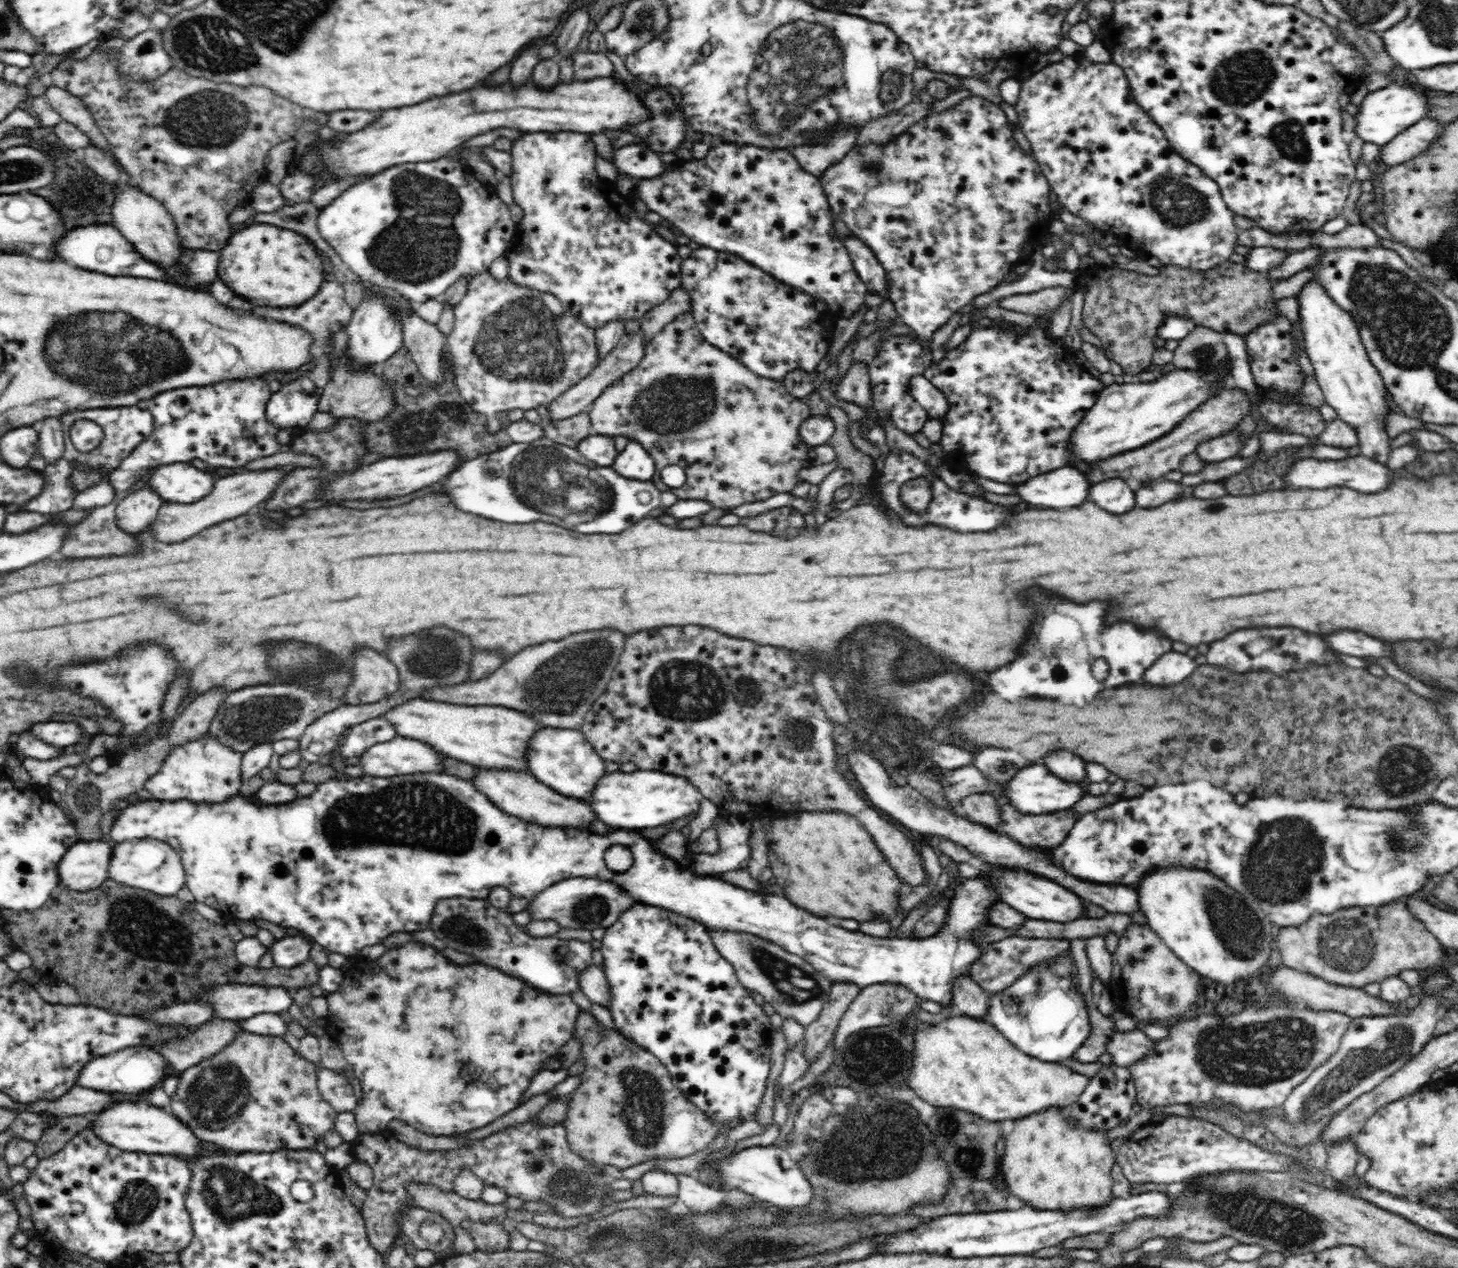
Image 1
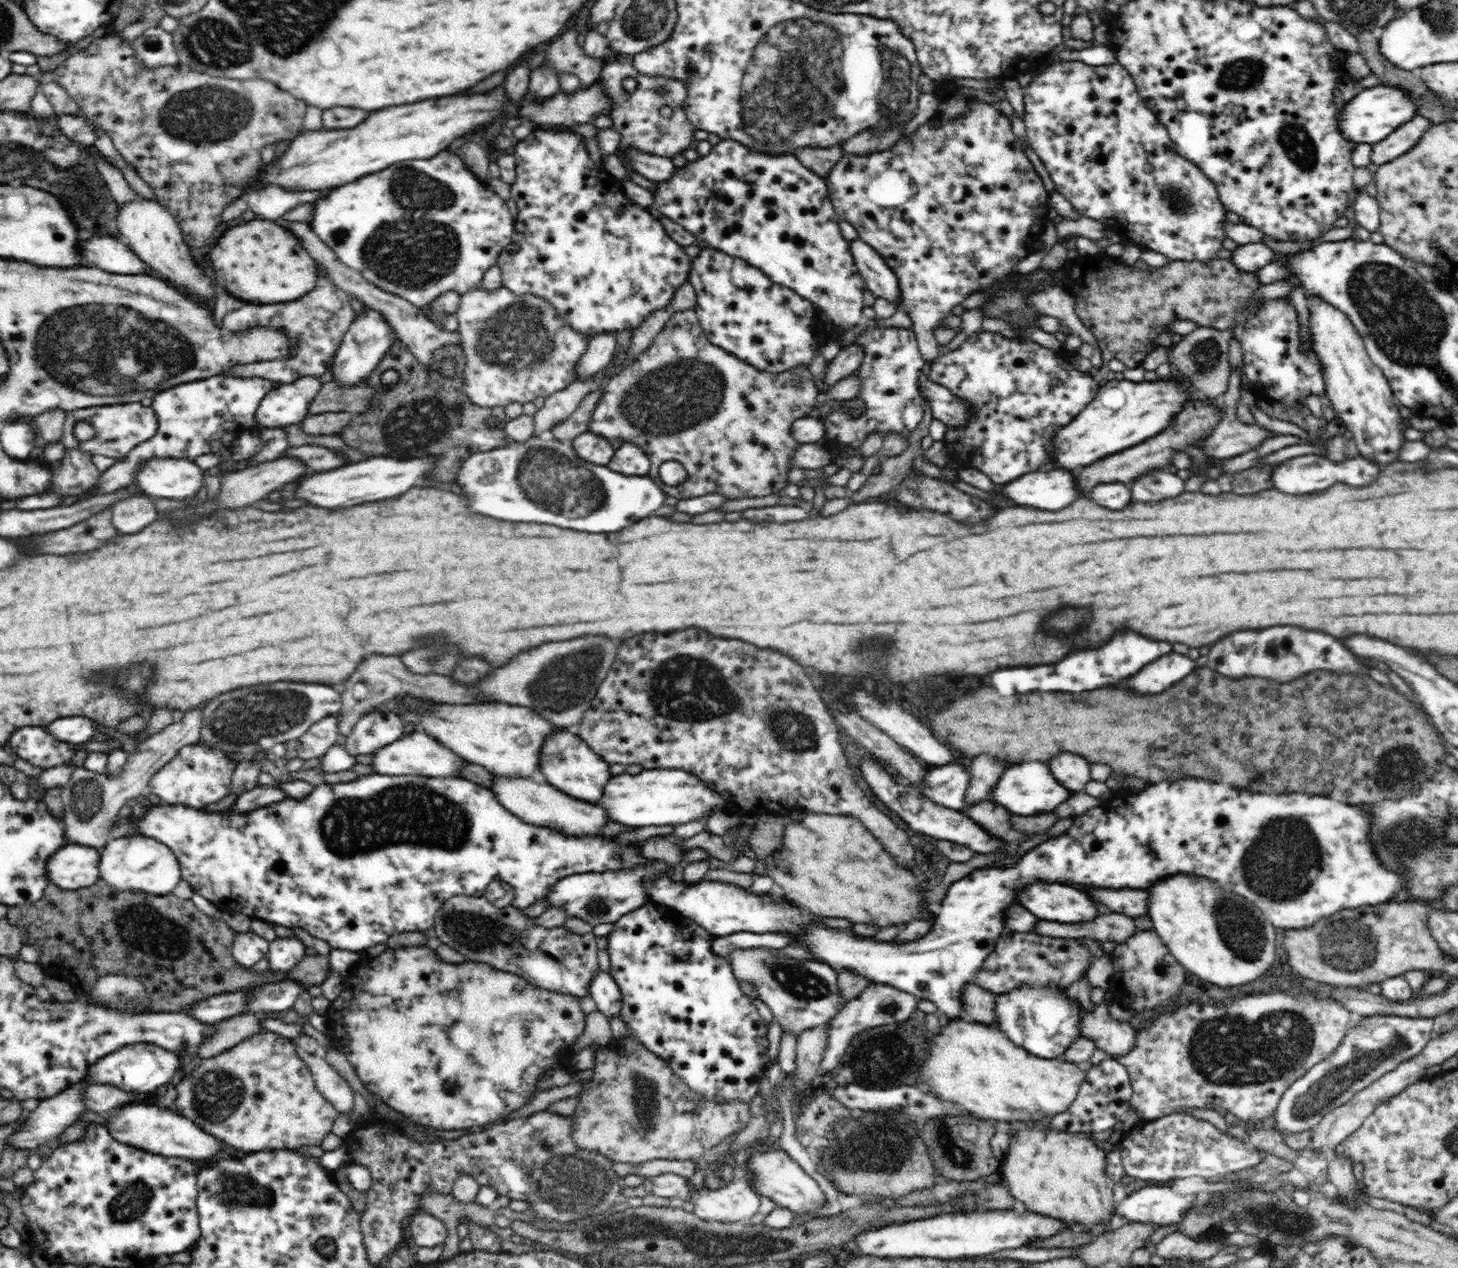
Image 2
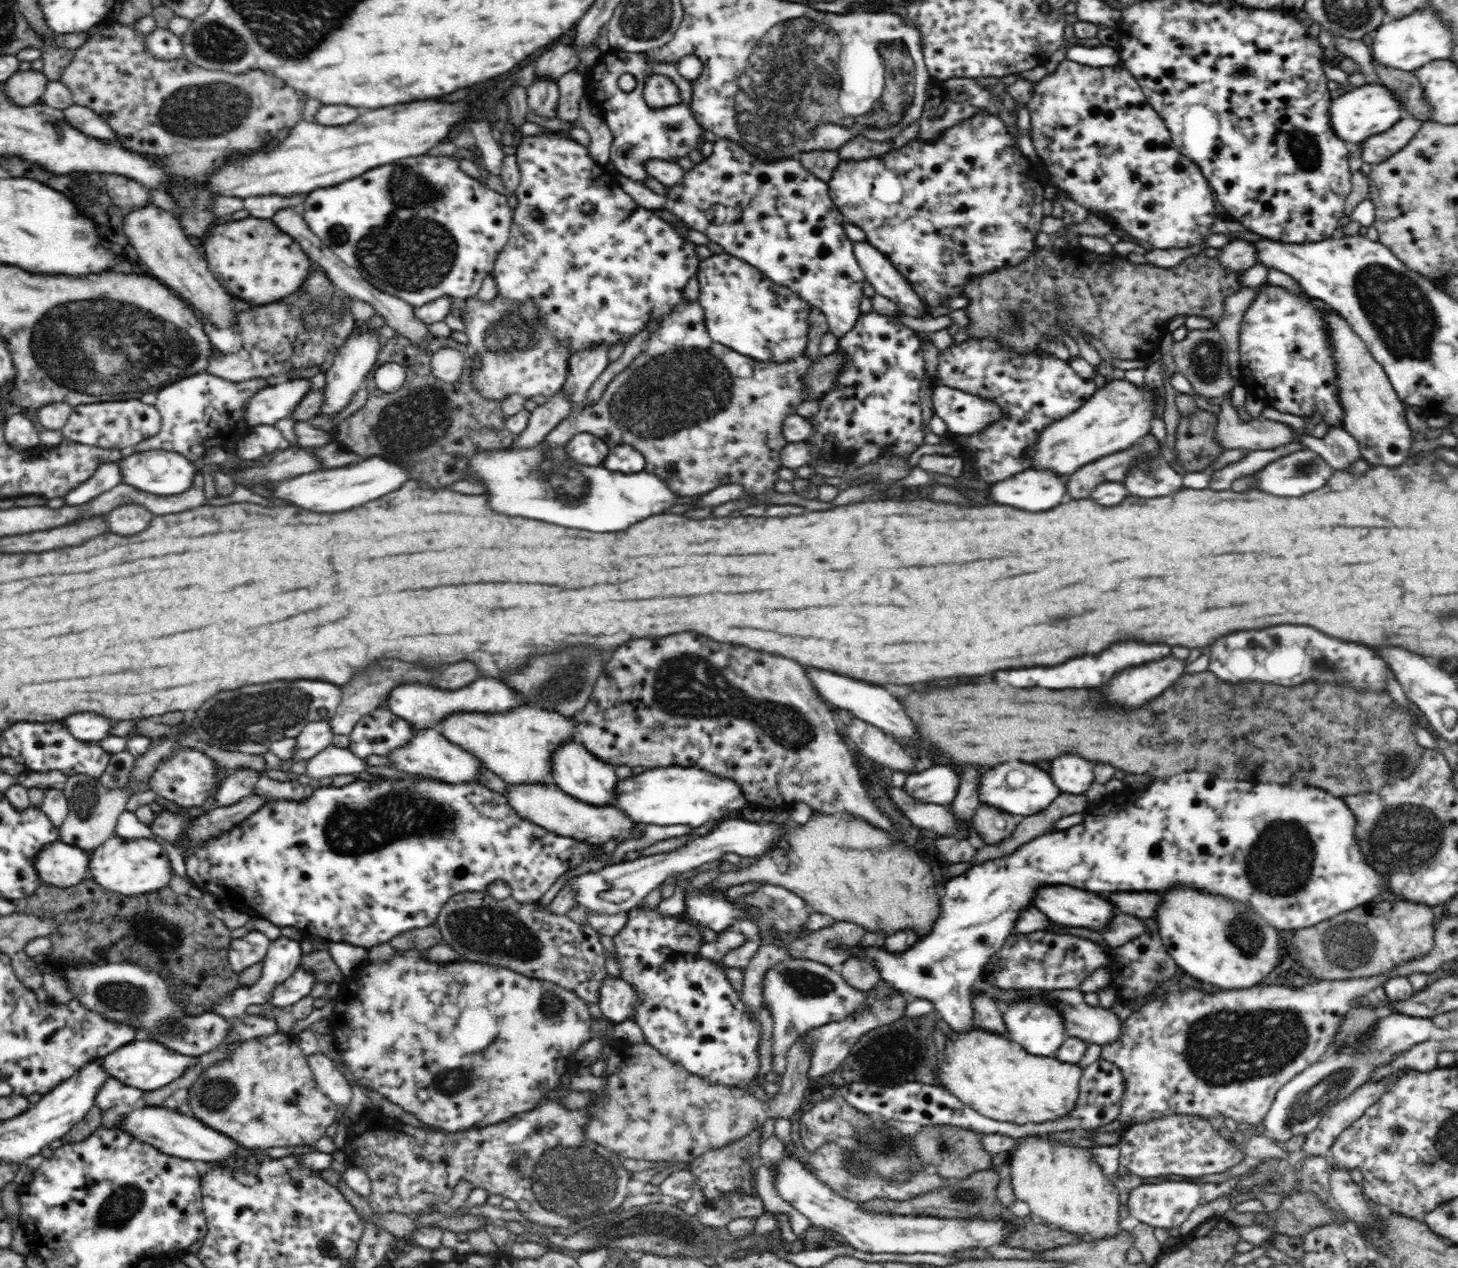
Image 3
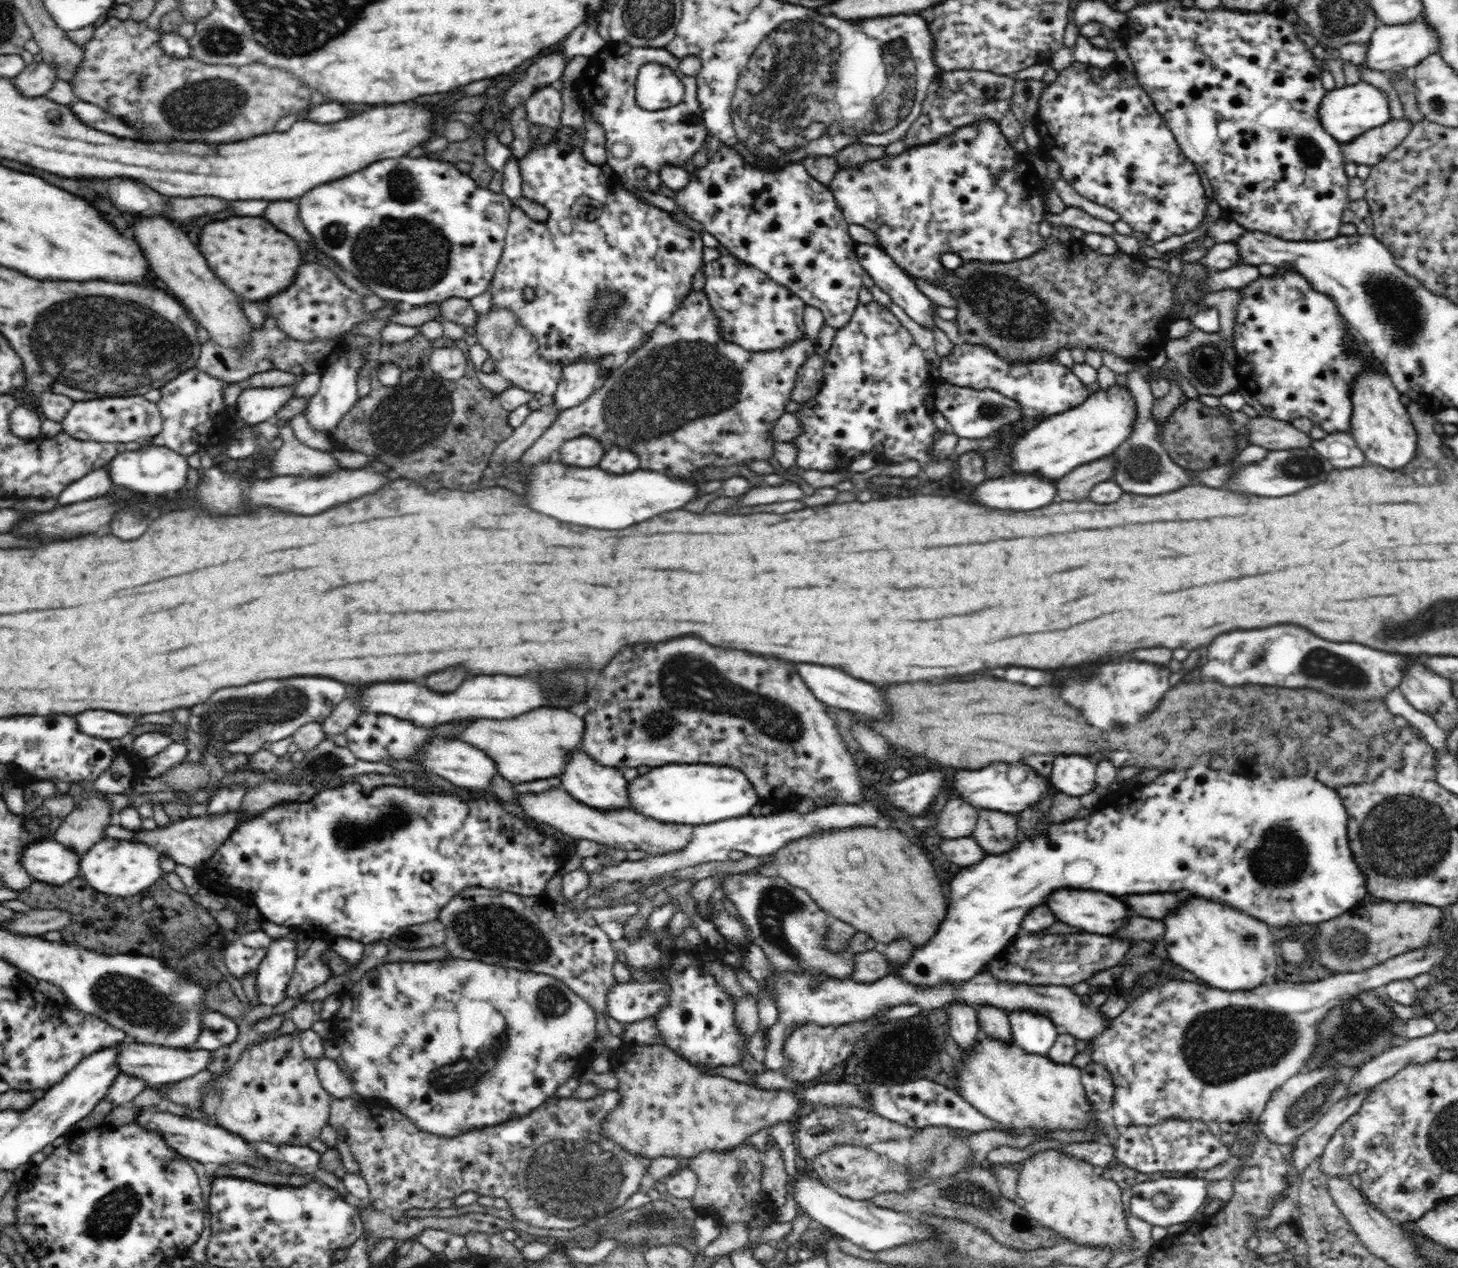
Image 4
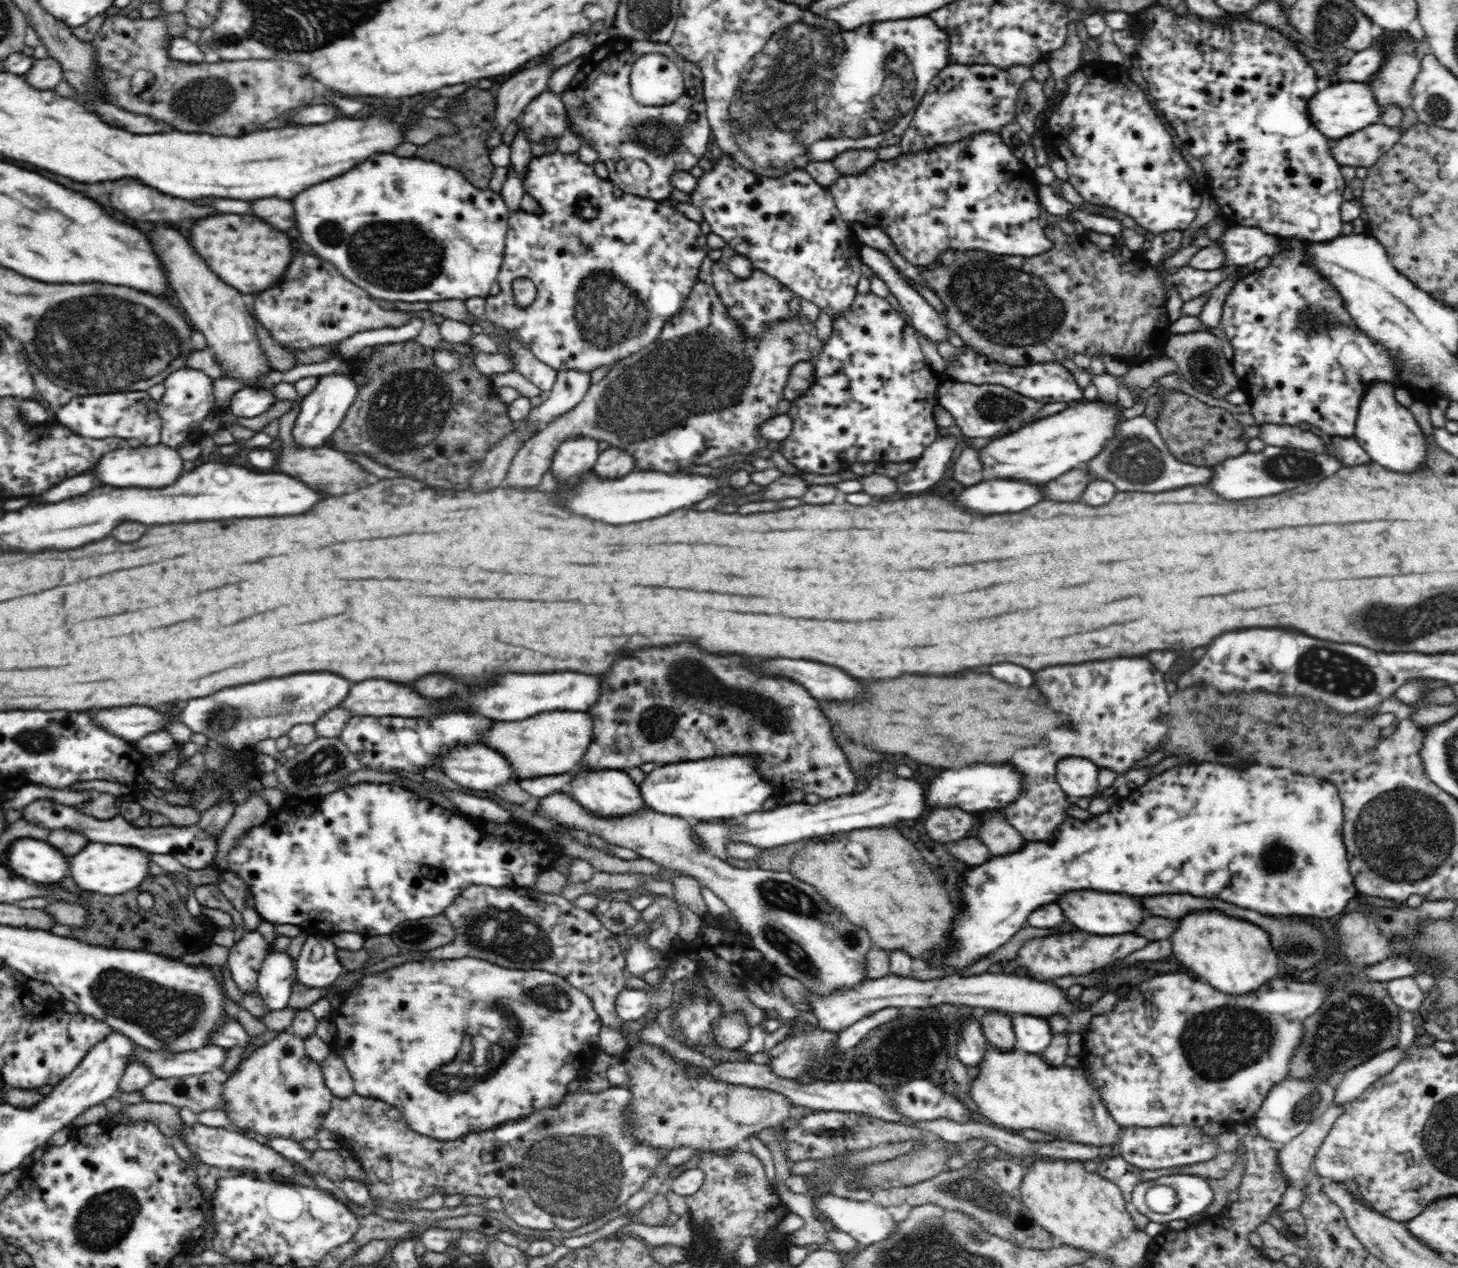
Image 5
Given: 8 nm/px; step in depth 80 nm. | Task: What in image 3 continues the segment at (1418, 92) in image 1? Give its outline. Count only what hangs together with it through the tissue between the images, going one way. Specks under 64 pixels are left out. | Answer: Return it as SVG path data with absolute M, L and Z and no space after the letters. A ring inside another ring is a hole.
M1370 84L1355 87L1352 92L1346 92L1338 96L1330 104L1330 123L1338 139L1354 144L1368 140L1374 134L1382 134L1392 128L1398 120L1404 118L1406 111L1402 108L1402 102L1384 85Z

